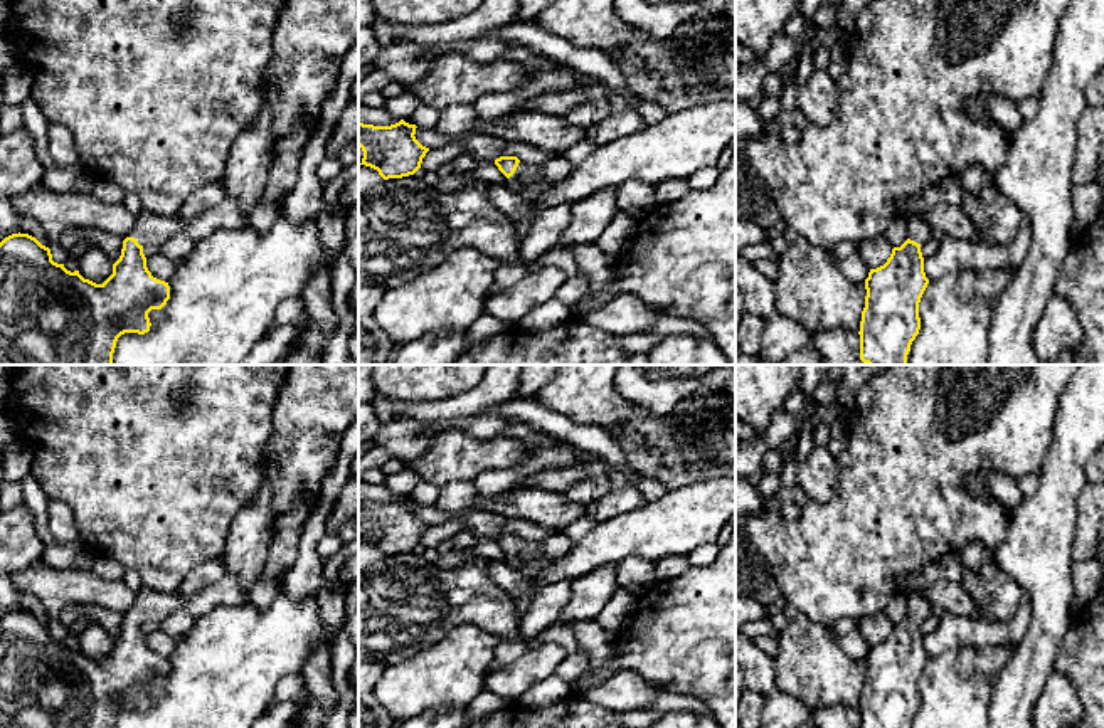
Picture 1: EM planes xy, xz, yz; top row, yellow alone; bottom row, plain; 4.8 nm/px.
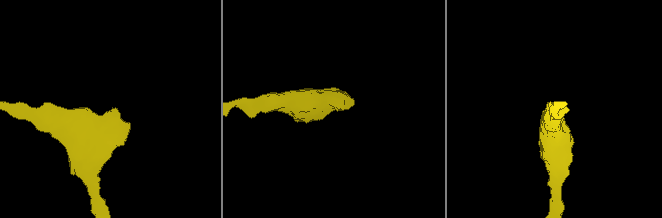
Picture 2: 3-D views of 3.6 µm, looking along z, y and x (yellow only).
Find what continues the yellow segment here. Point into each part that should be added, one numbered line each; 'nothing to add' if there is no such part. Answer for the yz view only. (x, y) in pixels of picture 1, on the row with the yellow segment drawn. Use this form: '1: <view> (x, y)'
1: yz (919, 231)

